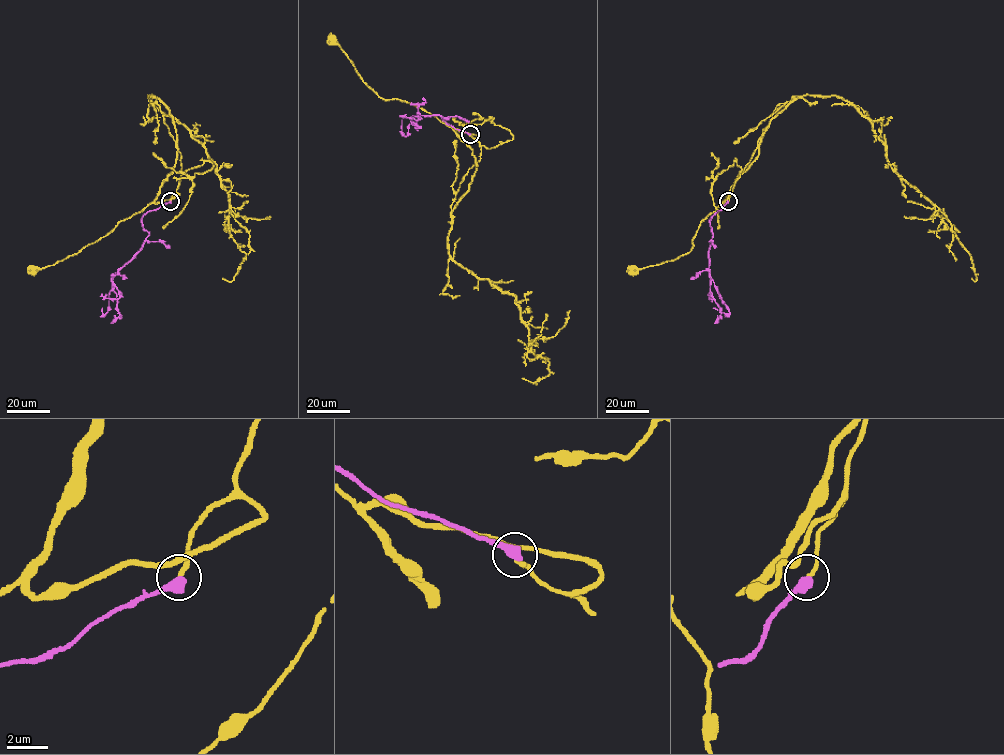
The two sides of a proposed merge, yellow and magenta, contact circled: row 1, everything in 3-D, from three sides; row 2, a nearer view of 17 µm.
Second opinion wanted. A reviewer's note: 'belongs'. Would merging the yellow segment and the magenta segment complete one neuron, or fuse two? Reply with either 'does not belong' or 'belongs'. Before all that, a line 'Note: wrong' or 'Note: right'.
Note: right
belongs

